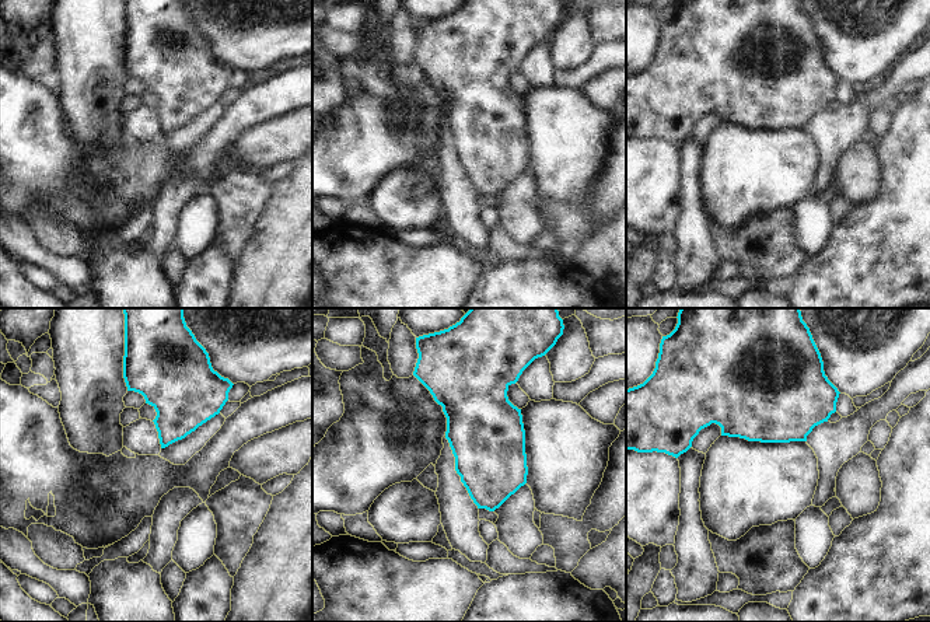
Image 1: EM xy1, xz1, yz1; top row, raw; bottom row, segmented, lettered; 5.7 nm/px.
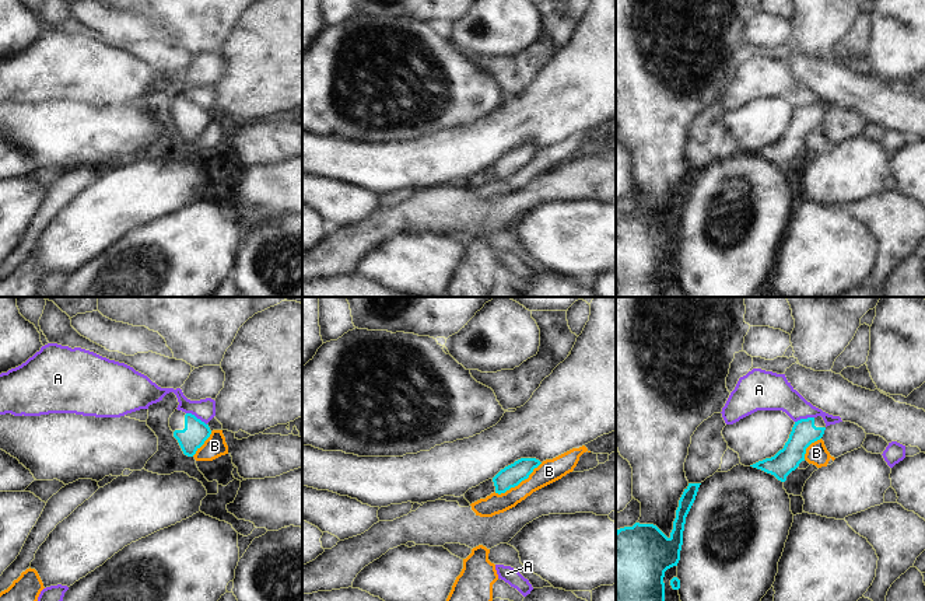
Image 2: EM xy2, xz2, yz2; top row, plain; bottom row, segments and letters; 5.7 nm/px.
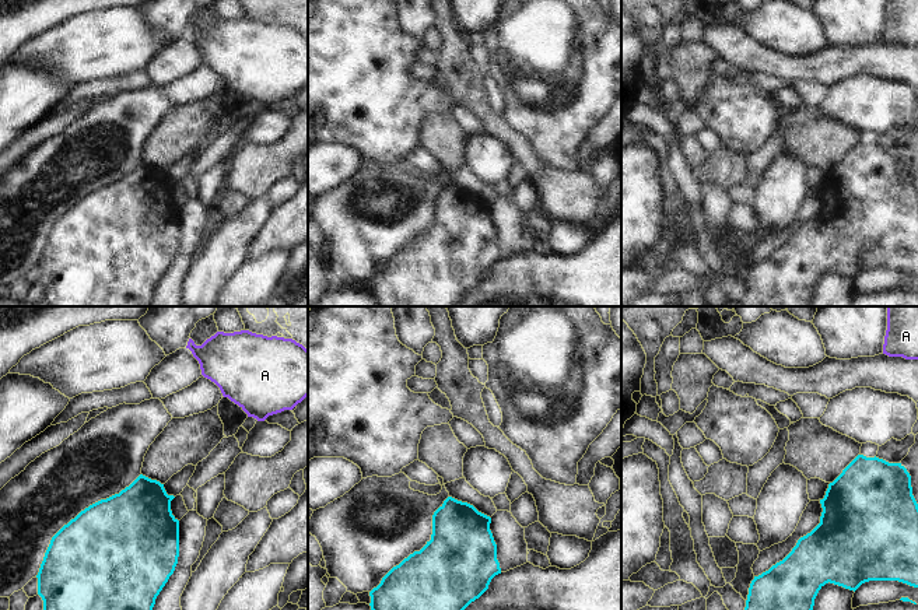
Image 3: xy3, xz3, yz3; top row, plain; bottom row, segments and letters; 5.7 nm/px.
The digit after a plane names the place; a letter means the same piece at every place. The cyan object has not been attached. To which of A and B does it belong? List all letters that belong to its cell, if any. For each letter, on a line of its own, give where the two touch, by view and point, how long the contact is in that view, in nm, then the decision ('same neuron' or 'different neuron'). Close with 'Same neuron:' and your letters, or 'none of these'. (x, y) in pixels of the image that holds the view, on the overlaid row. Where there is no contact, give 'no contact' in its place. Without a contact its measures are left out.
A: xy2 (195, 416) | 140 nm | different neuron
B: xz2 (518, 484) | 320 nm | different neuron
Same neuron: none of these

